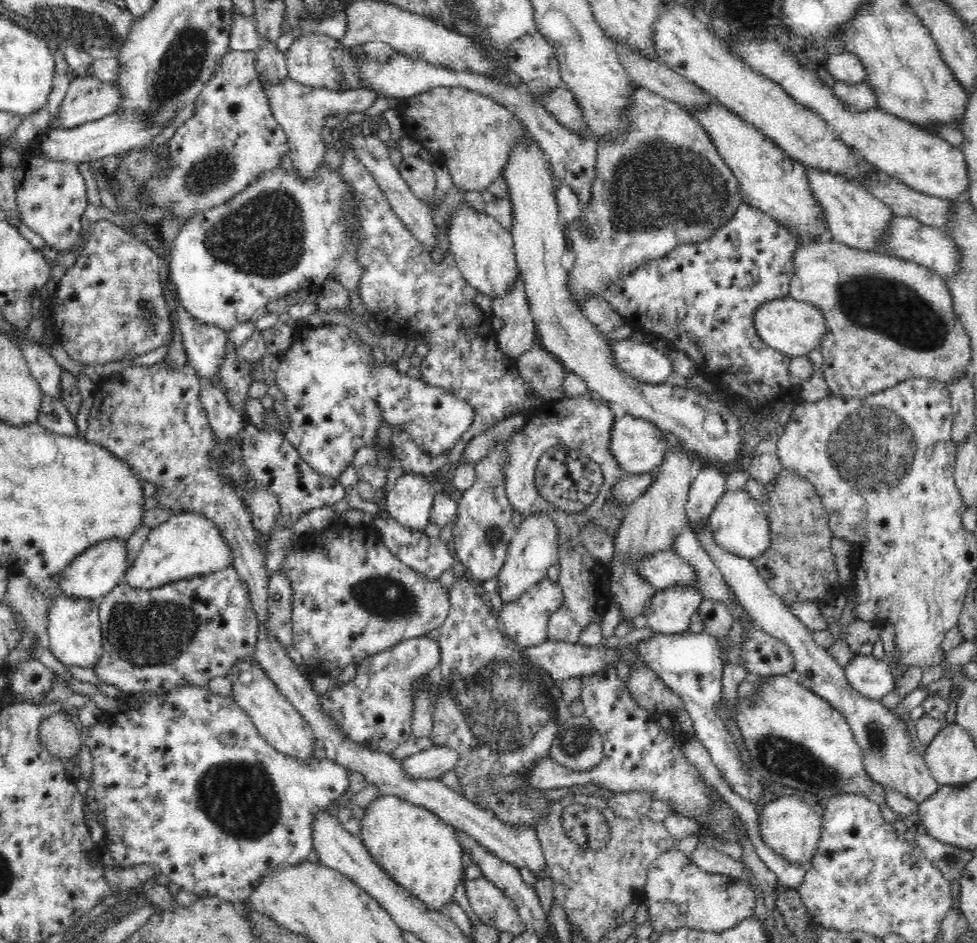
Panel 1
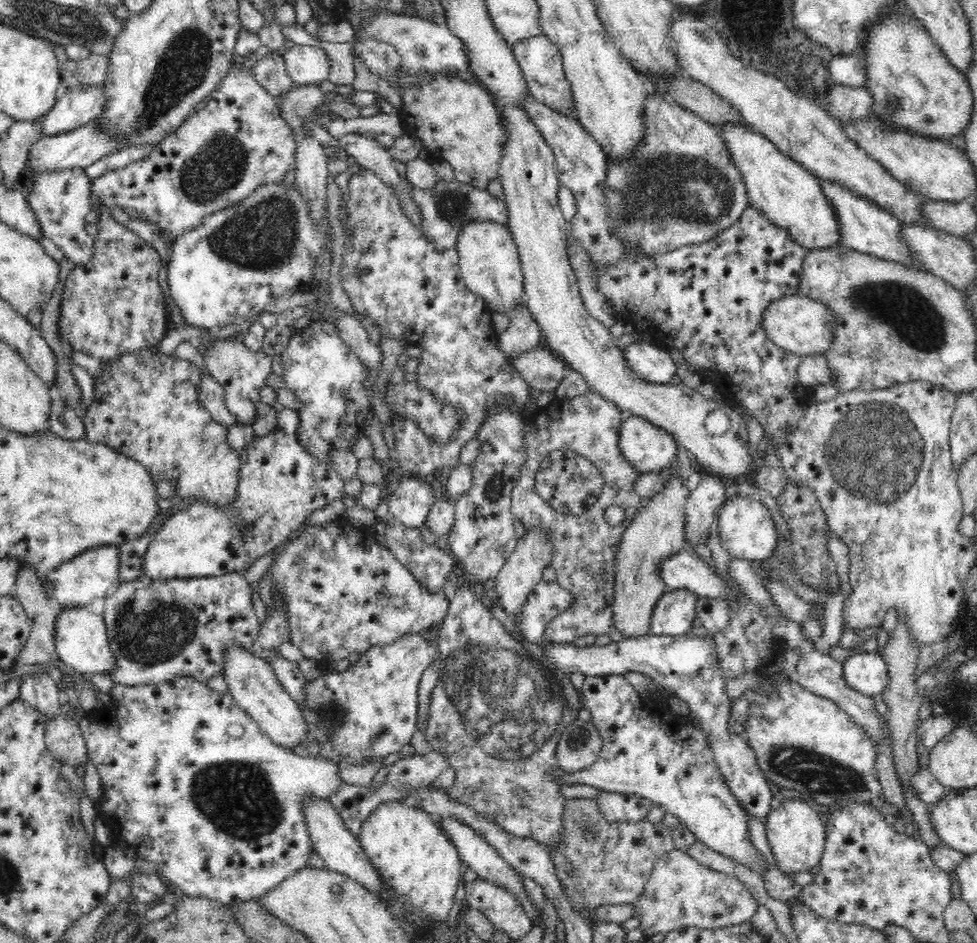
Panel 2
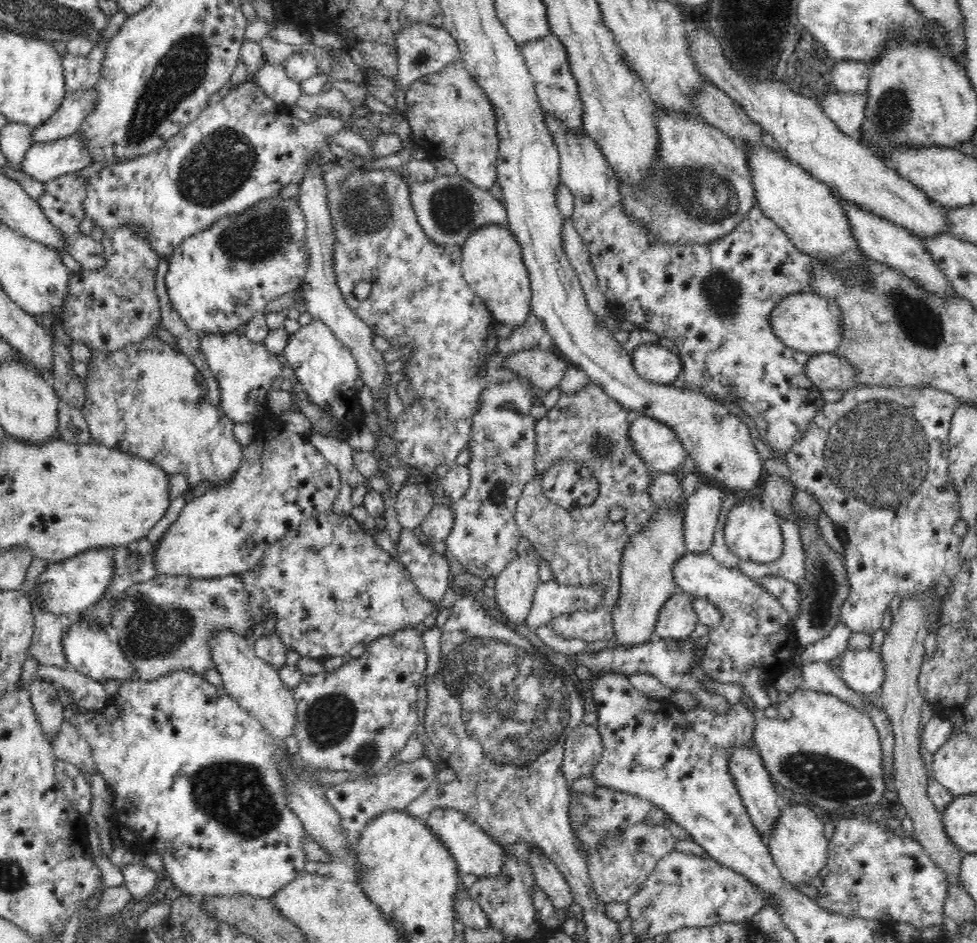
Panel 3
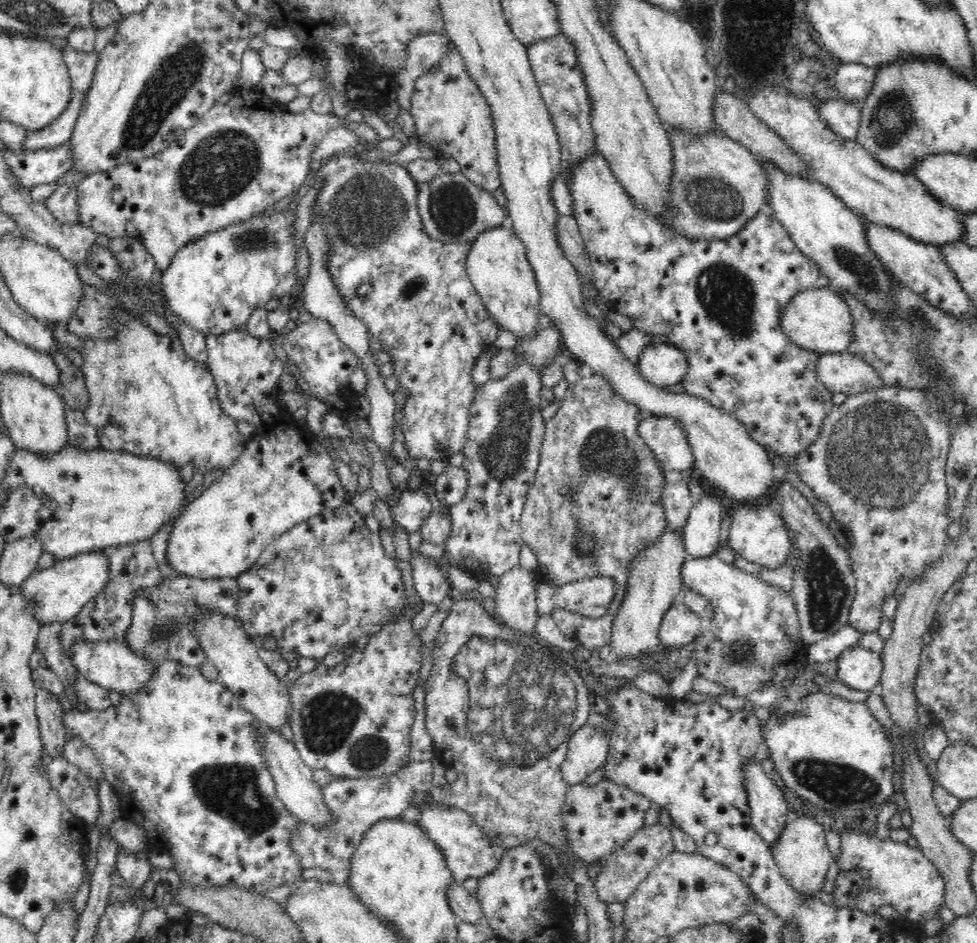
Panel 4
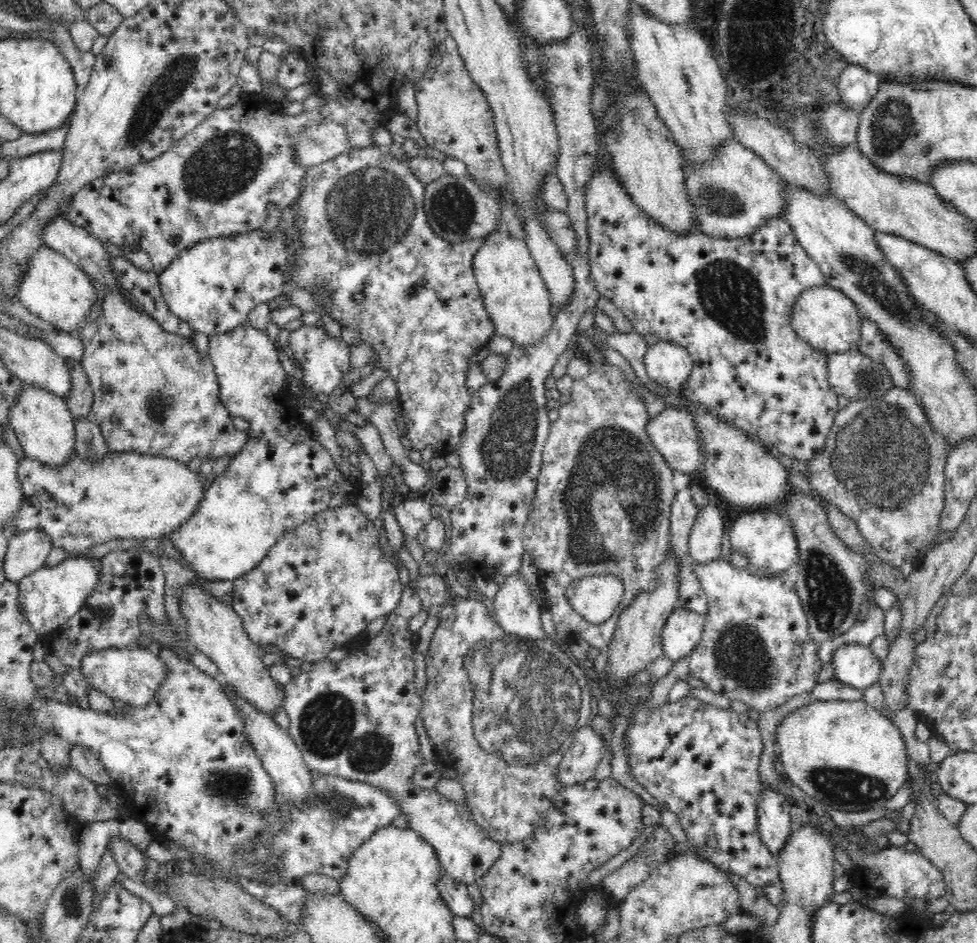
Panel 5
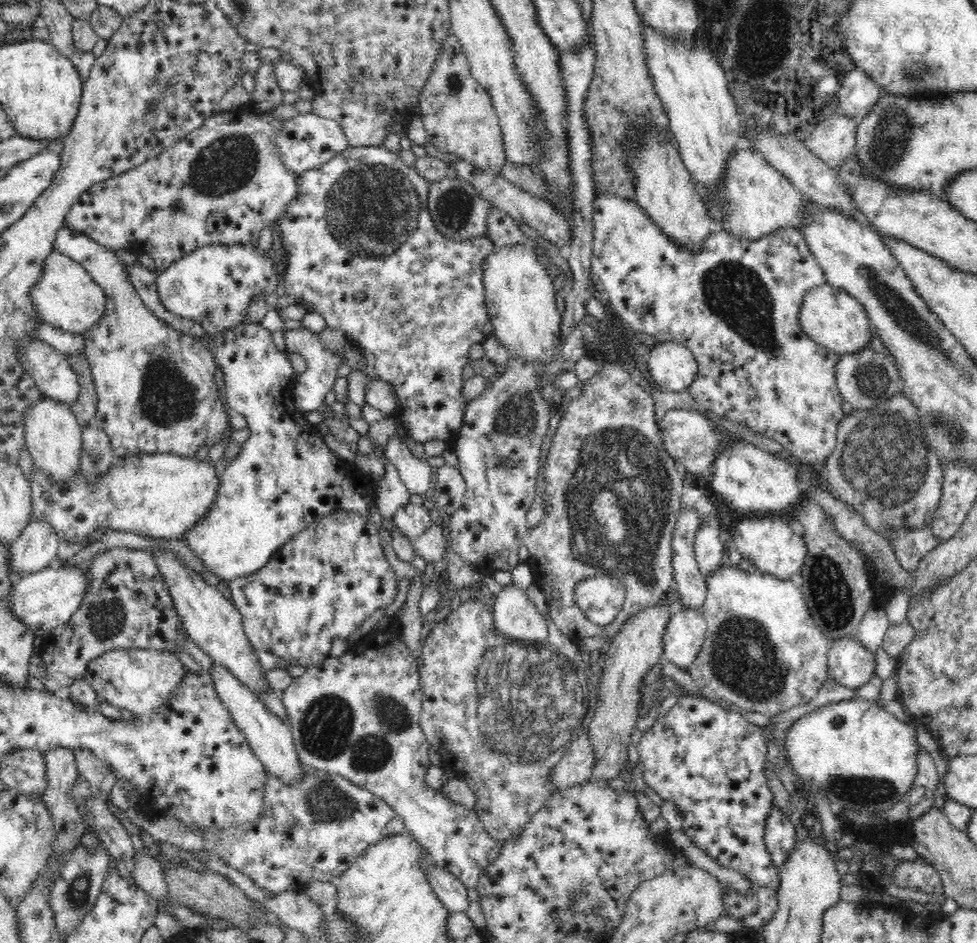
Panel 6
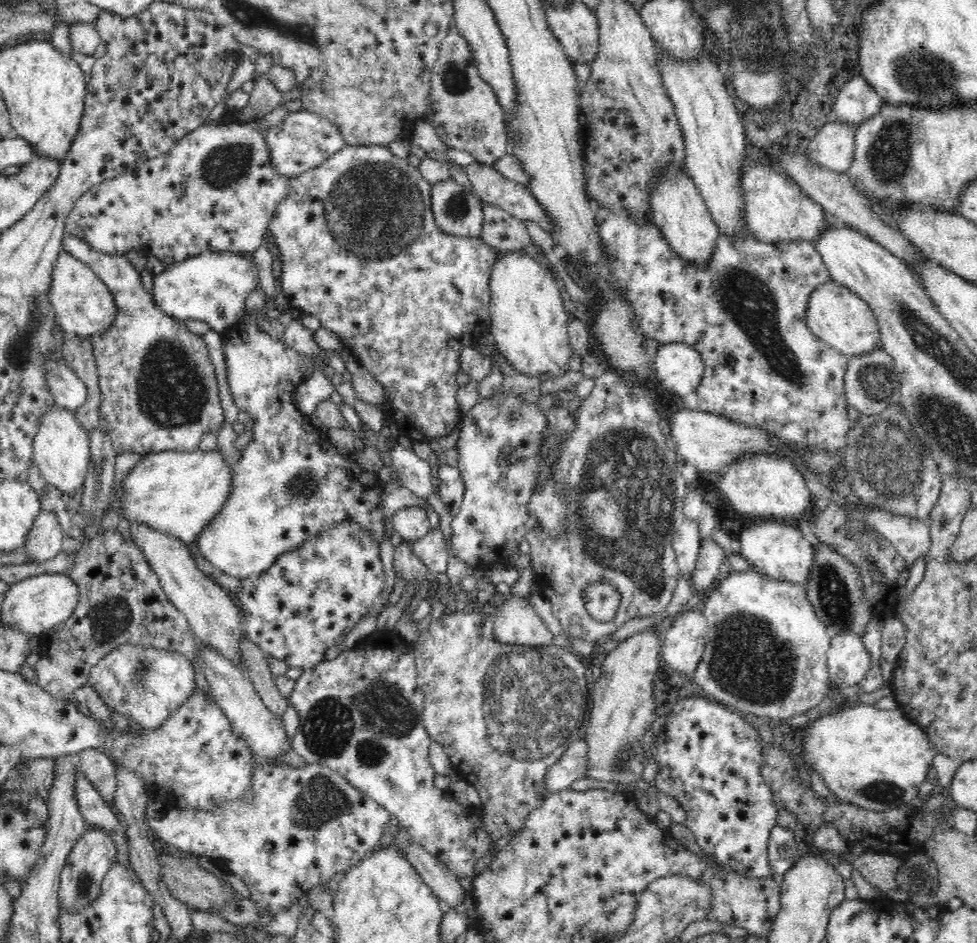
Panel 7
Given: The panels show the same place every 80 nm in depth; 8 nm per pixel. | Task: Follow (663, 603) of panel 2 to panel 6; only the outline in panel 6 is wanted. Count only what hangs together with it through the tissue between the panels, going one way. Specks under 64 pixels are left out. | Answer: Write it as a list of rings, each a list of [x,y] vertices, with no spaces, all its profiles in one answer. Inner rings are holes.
[[[678,608],[663,635],[663,660],[688,671],[706,638],[707,623],[698,610]]]

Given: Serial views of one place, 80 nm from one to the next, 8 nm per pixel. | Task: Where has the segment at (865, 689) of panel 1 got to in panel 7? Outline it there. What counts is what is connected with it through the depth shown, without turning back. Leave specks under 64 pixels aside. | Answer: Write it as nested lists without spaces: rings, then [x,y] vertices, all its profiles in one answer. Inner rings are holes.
[[[838,634],[827,652],[830,681],[838,687],[854,686],[866,679],[873,664],[860,635]]]

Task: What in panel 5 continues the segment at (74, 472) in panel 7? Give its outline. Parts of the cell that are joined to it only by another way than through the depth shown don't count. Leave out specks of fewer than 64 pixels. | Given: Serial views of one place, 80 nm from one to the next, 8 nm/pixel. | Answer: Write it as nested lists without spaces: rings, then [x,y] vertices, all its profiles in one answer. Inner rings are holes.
[[[24,385],[24,392],[9,408],[9,426],[26,457],[52,467],[62,466],[75,452],[75,424],[65,398],[51,394],[36,385]]]

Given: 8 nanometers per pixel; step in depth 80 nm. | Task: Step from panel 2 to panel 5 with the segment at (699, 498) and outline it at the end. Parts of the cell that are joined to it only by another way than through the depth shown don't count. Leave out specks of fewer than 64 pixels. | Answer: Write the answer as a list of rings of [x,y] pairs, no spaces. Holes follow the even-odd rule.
[[[712,504],[698,510],[688,539],[689,556],[696,563],[707,563],[722,554],[724,524],[720,510]]]

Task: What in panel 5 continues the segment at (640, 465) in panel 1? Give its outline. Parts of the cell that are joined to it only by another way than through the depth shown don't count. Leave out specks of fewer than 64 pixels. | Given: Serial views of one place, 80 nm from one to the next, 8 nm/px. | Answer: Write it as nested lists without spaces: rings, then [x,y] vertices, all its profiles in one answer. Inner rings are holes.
[[[679,408],[660,411],[650,418],[645,431],[672,470],[691,473],[702,469],[703,450],[689,412]]]

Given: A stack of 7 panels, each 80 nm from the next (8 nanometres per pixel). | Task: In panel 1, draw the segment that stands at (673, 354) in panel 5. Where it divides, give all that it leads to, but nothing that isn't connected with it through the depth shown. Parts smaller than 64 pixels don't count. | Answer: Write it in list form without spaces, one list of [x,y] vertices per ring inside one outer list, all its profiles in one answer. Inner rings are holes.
[[[635,337],[623,340],[608,340],[618,368],[642,383],[662,384],[669,382],[674,374],[671,360],[648,341],[640,342]]]

